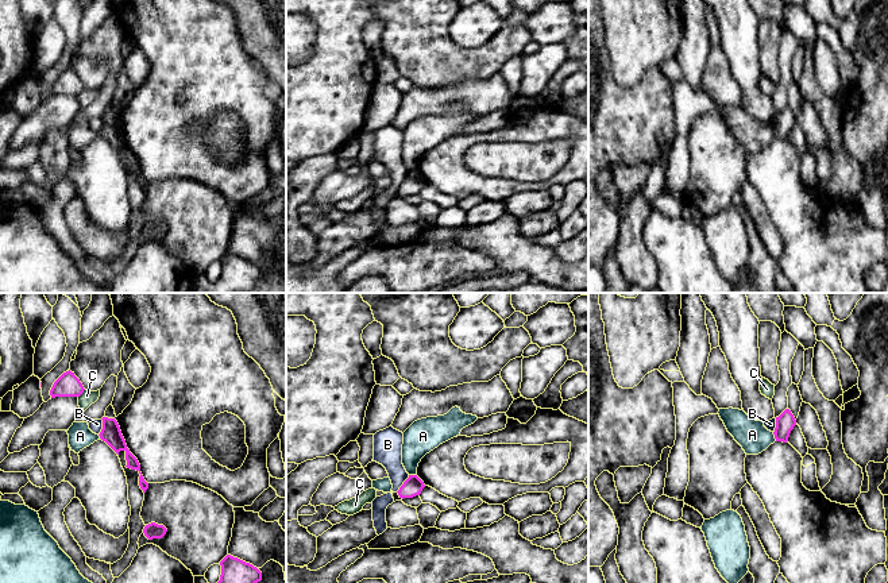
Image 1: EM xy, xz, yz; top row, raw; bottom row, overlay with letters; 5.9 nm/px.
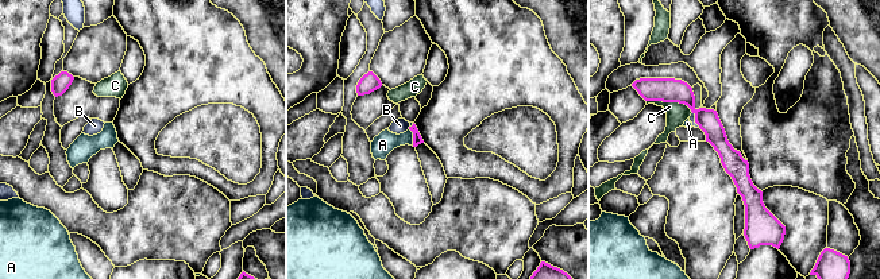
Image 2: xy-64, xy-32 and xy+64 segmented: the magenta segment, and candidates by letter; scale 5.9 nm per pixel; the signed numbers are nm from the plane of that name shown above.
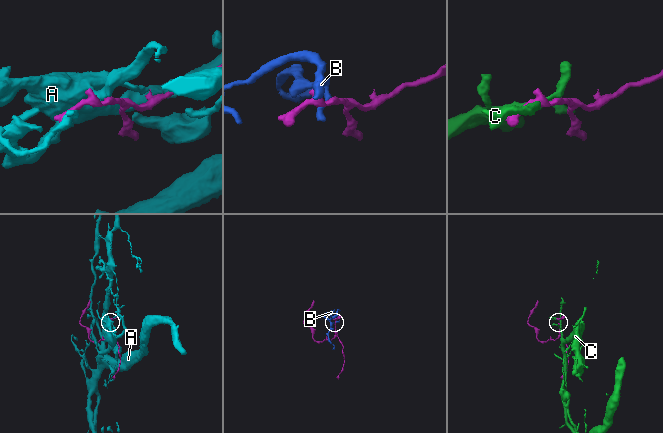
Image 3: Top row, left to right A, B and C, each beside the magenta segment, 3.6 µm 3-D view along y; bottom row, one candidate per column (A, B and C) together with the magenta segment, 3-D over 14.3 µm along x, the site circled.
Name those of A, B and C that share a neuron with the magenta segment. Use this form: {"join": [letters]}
{"join": []}

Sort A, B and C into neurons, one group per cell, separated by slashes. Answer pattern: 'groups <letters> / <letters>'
groups A / B / C

